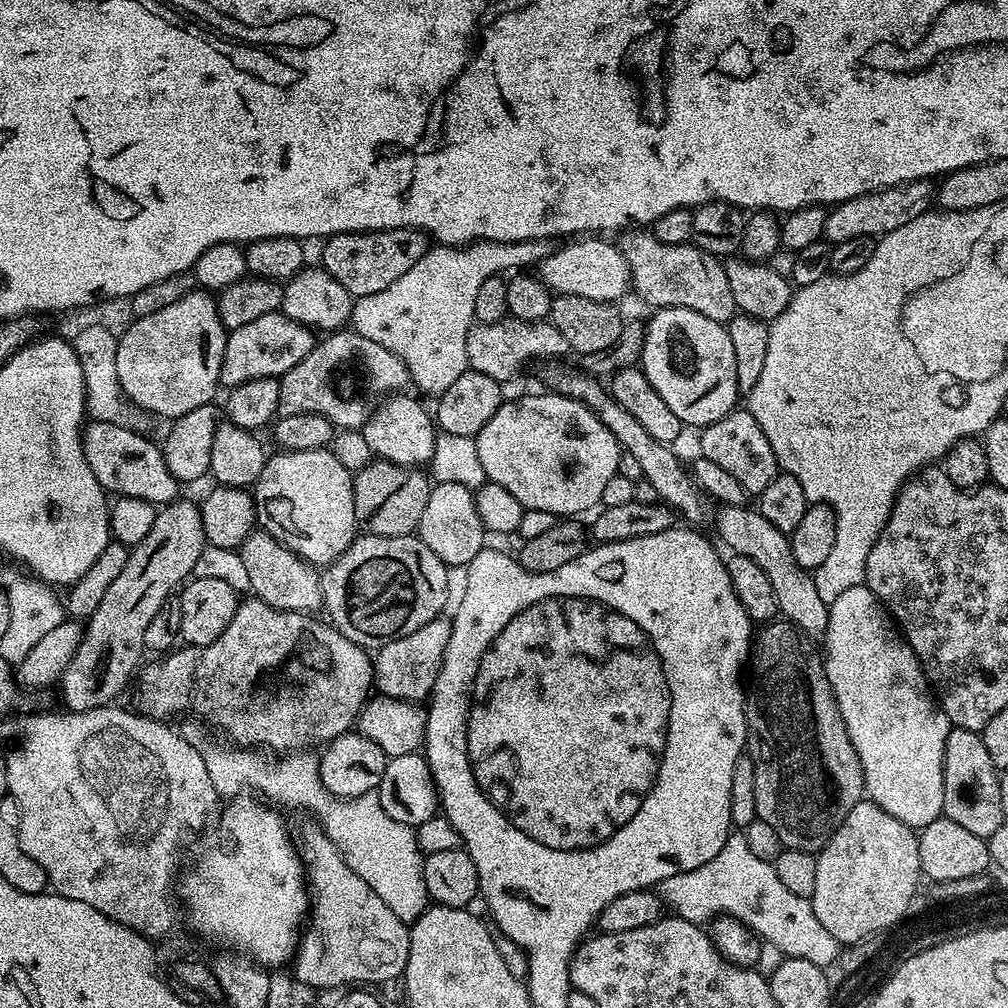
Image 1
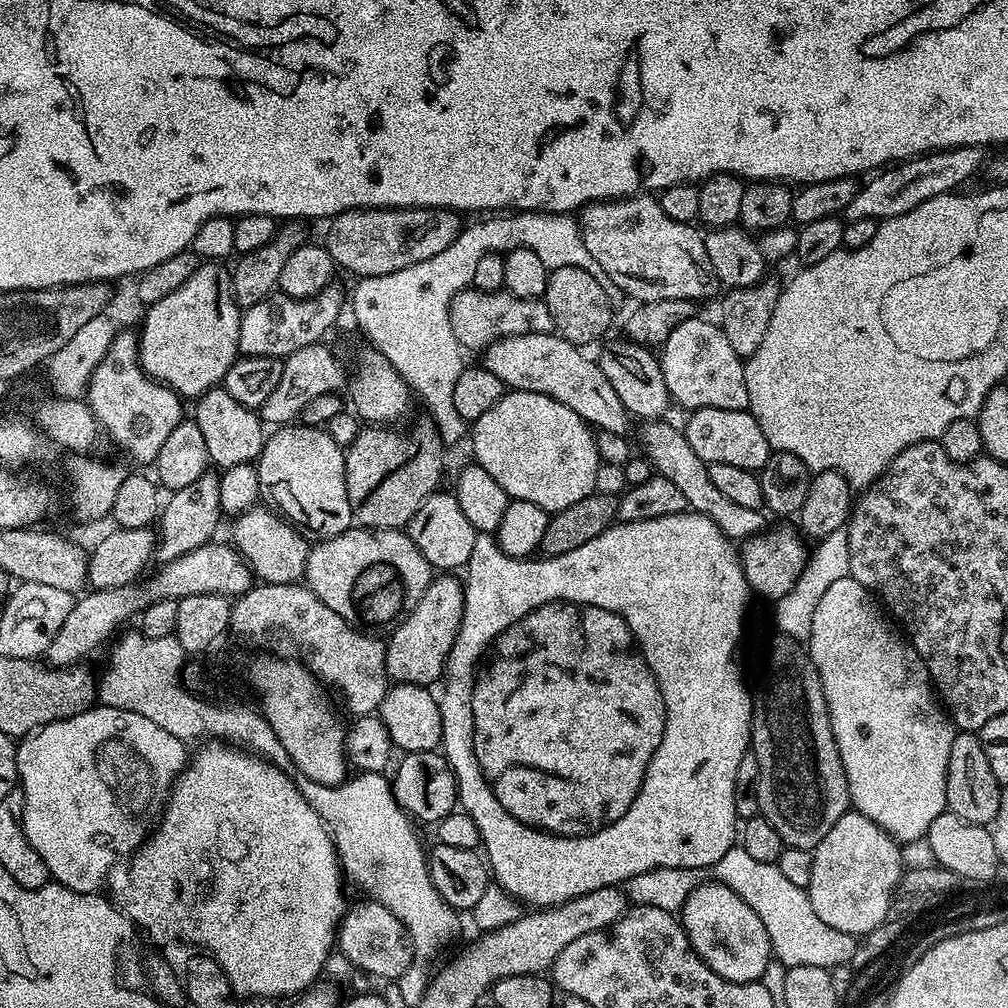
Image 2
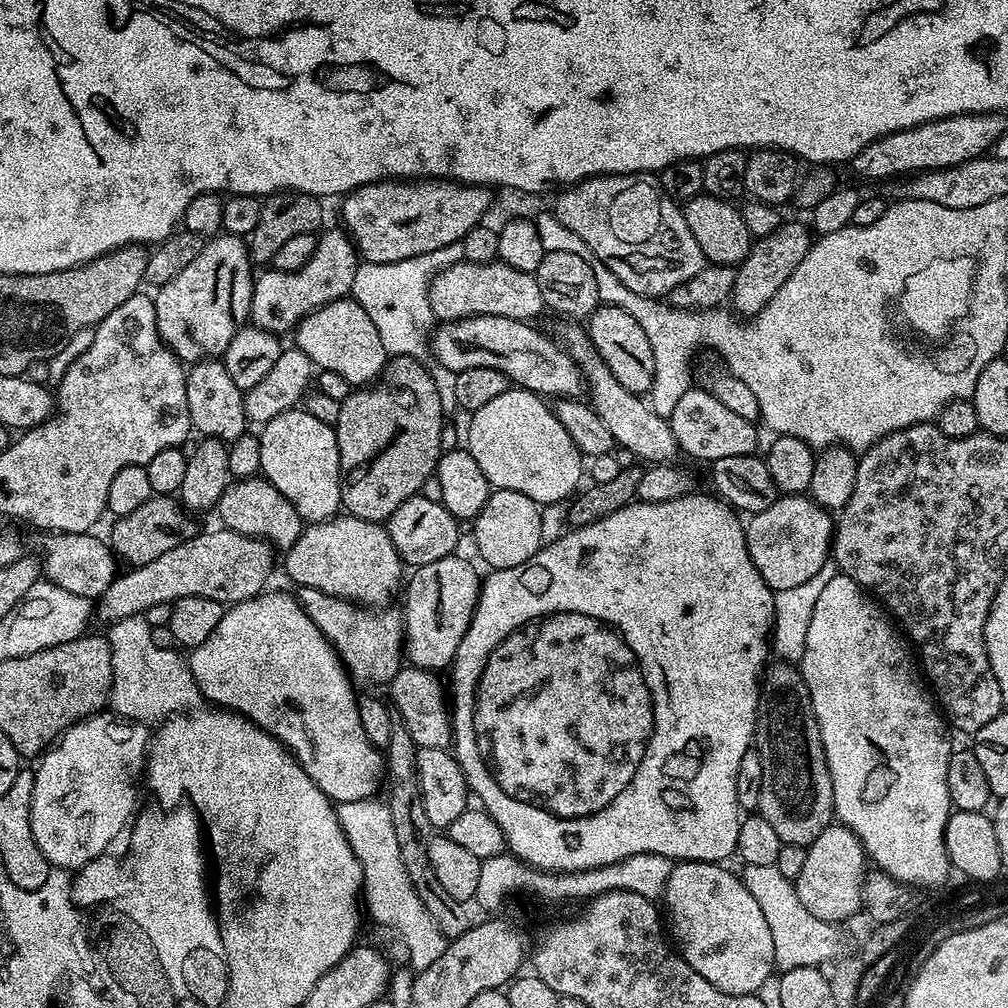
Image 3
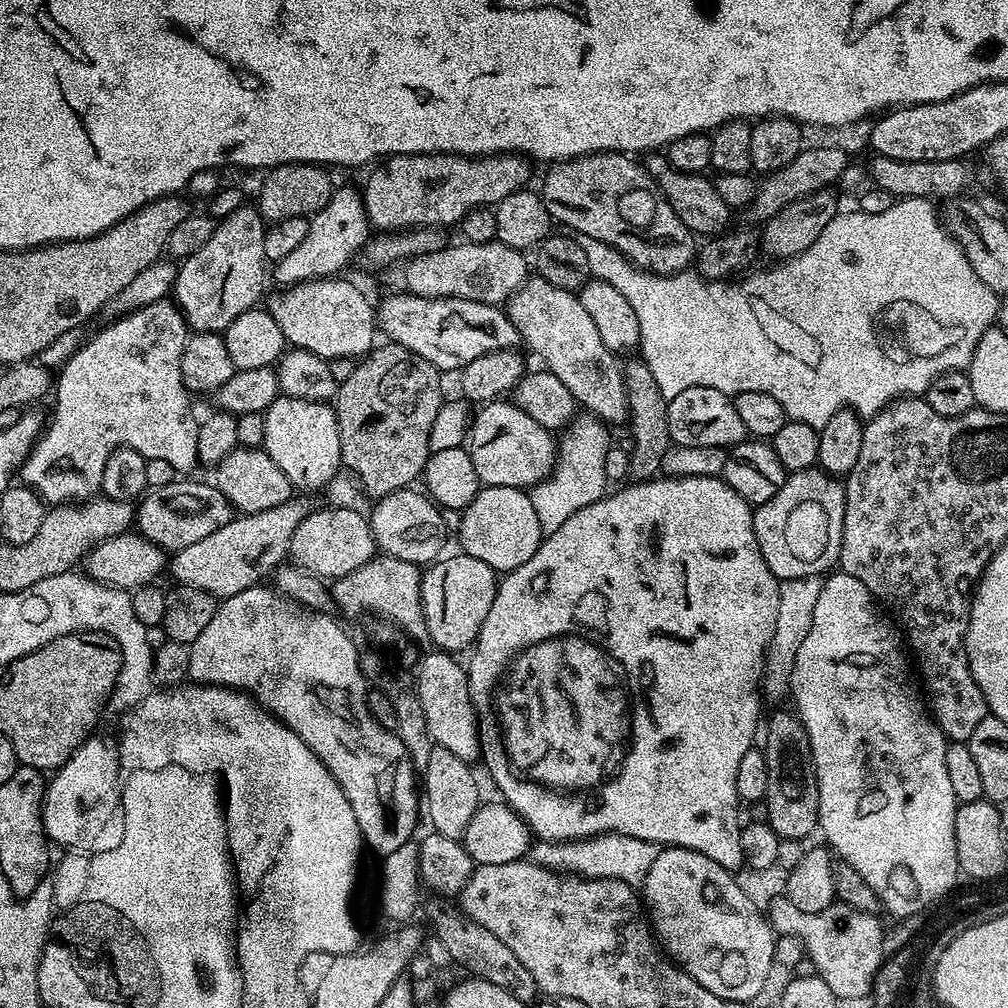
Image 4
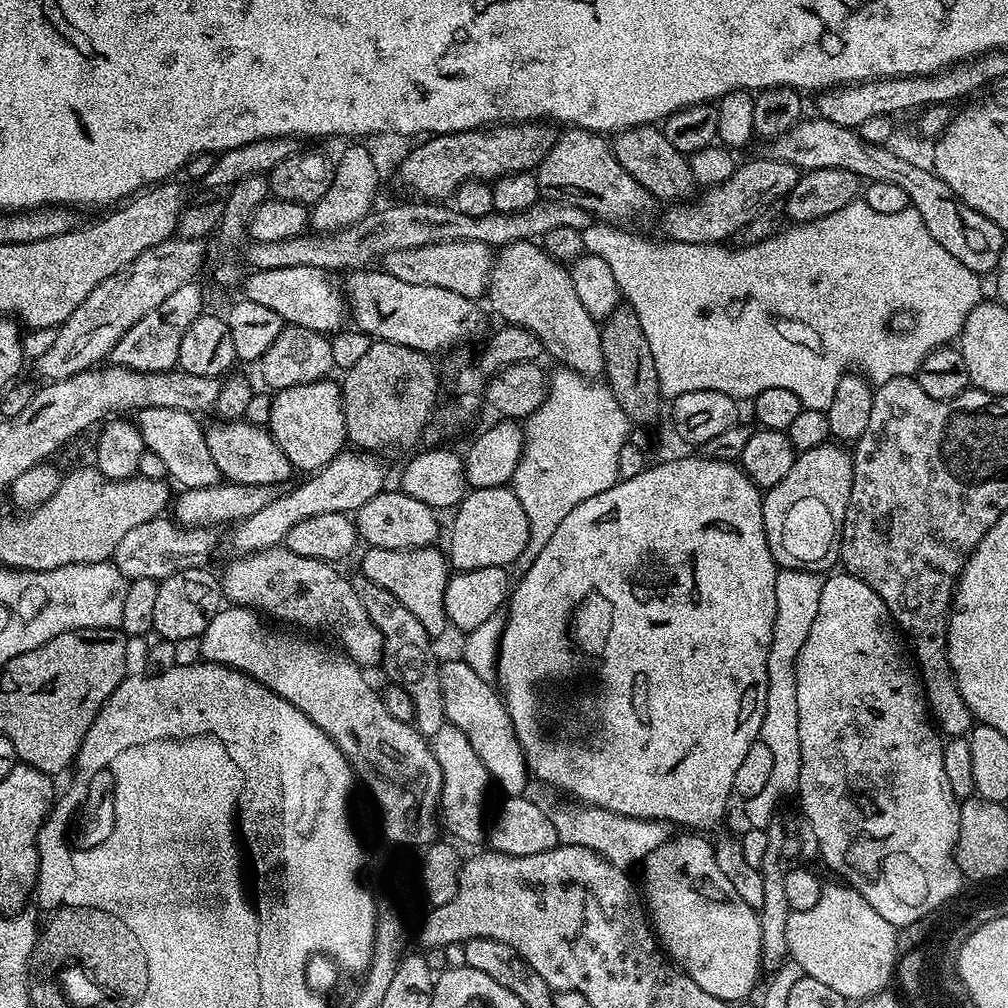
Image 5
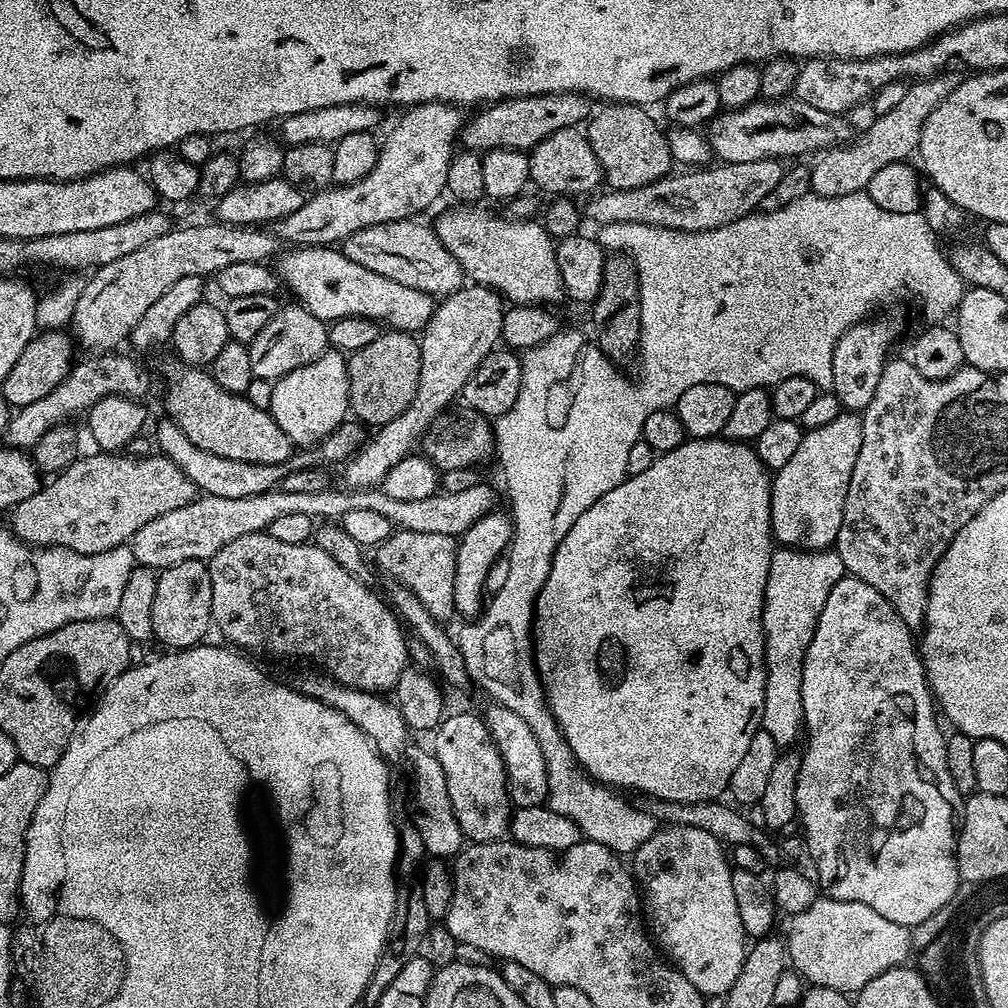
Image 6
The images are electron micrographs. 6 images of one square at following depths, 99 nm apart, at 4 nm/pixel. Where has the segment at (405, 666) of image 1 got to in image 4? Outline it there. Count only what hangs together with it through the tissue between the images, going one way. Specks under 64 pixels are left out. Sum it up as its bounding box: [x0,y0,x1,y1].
[420,554,498,654]

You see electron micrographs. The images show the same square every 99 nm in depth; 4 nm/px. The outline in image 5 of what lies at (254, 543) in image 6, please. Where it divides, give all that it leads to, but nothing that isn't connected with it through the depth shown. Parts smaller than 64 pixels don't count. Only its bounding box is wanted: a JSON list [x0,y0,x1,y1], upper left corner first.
[220,546,384,670]

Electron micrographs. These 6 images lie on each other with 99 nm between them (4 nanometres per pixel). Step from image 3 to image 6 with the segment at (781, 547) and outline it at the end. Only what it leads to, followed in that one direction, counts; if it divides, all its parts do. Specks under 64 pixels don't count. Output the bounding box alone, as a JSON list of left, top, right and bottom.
[772,411,862,550]

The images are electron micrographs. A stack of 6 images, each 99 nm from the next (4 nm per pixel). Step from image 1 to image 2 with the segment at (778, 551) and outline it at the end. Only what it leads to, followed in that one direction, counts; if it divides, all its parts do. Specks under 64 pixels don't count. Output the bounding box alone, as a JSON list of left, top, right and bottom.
[639,418,765,542]

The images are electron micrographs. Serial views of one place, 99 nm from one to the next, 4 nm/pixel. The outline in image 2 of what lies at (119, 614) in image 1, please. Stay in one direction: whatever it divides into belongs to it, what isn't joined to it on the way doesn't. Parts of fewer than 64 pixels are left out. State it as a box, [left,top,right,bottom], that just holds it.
[155,470,222,562]

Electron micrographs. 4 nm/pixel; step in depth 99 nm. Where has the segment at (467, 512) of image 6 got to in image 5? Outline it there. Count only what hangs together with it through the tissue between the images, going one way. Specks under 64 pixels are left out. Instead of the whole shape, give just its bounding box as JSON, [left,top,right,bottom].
[114,518,216,582]

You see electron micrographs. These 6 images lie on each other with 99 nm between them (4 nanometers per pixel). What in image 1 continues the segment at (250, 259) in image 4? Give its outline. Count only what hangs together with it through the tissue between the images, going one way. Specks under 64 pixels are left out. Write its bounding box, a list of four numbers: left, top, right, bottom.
[117,290,228,422]

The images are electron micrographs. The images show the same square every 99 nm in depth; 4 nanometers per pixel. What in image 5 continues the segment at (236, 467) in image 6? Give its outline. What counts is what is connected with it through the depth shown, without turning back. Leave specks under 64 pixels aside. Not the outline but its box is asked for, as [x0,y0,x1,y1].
[134,408,222,489]

